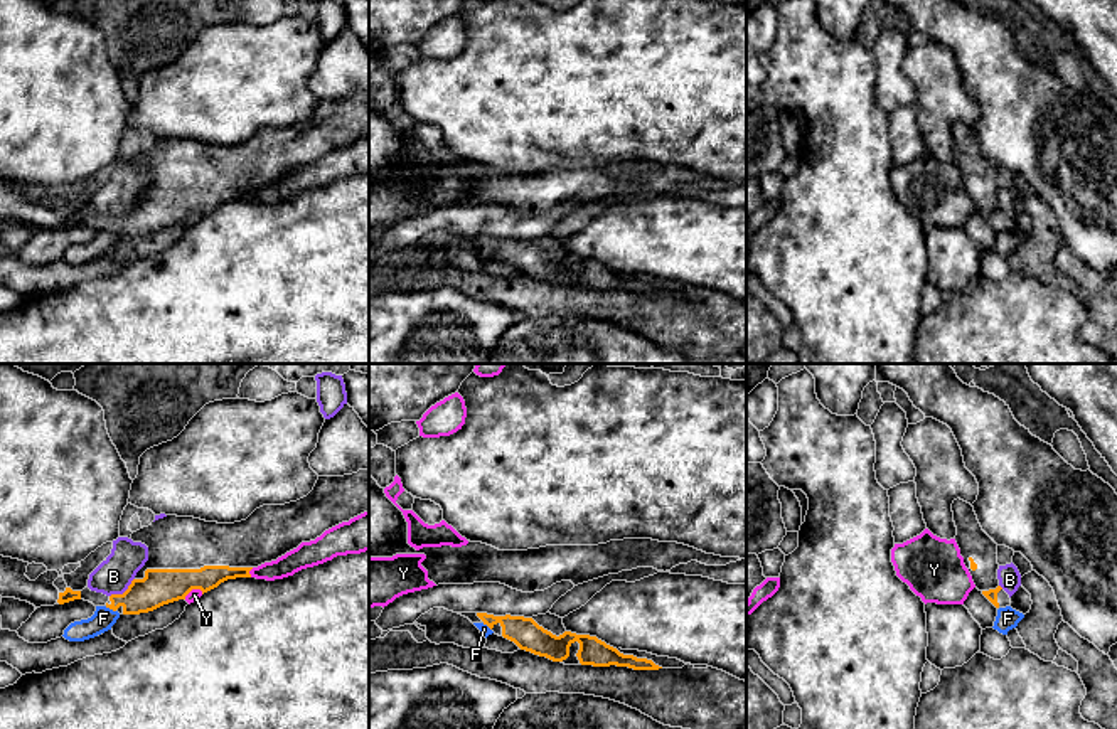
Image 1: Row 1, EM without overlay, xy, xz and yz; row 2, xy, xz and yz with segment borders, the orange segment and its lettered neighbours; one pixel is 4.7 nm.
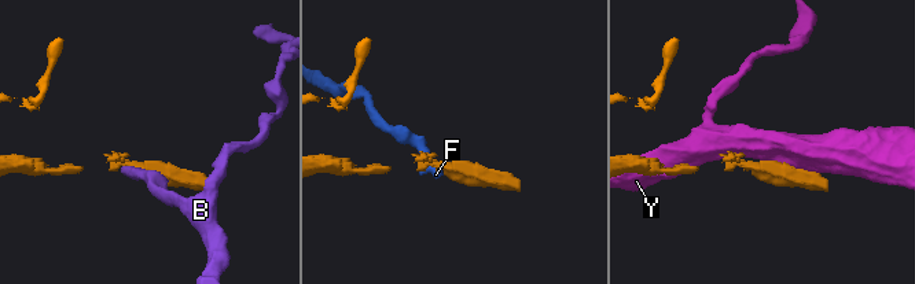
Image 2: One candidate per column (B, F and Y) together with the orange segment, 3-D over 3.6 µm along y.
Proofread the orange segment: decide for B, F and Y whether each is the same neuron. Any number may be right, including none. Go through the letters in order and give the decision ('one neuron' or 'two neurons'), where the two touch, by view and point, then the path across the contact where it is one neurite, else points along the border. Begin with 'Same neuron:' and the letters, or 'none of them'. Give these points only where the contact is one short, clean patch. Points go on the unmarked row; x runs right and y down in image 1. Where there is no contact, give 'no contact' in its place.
Same neuron: none of them
B: two neurons; contact xy (125, 214); border xy (133, 201), (122, 216), (110, 219)
F: two neurons; contact xy (110, 231); border xy (105, 229), (115, 234)
Y: two neurons; contact xy (248, 196)

